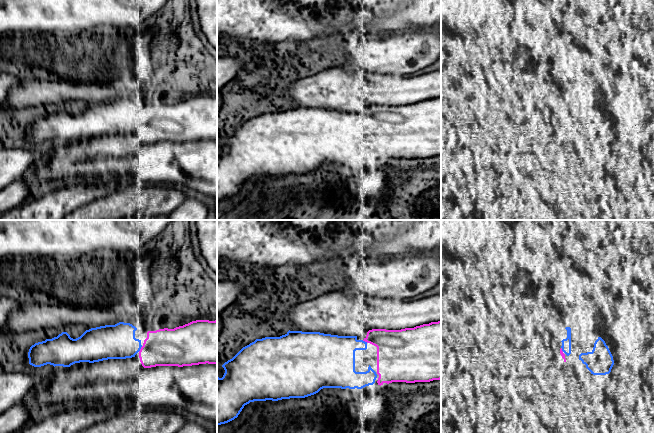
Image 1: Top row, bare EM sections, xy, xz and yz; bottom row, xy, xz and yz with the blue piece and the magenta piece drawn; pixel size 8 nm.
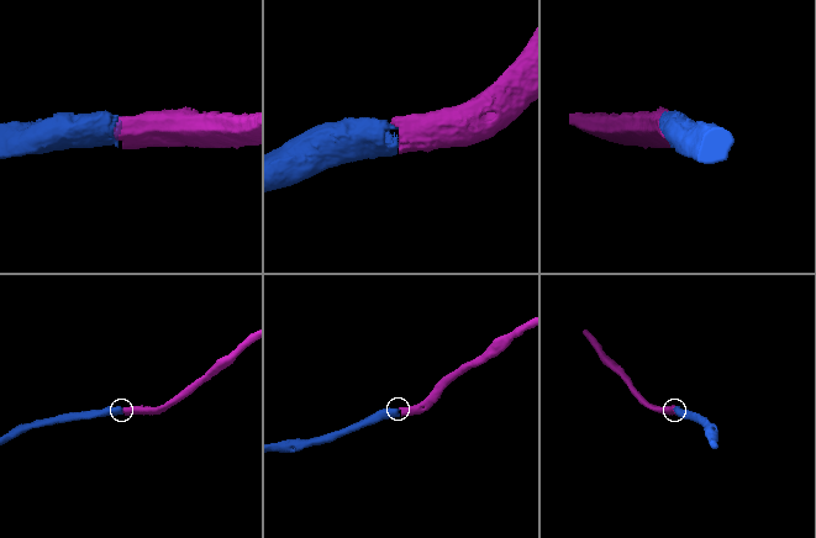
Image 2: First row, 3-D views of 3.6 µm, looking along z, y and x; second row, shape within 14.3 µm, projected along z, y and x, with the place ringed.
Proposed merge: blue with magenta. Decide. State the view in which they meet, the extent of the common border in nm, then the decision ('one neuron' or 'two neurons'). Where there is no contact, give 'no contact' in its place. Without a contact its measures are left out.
xy | 60 nm | one neuron

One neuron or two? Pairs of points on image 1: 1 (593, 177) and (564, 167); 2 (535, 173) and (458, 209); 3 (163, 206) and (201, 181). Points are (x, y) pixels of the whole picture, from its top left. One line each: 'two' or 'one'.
1: one
2: two
3: two

